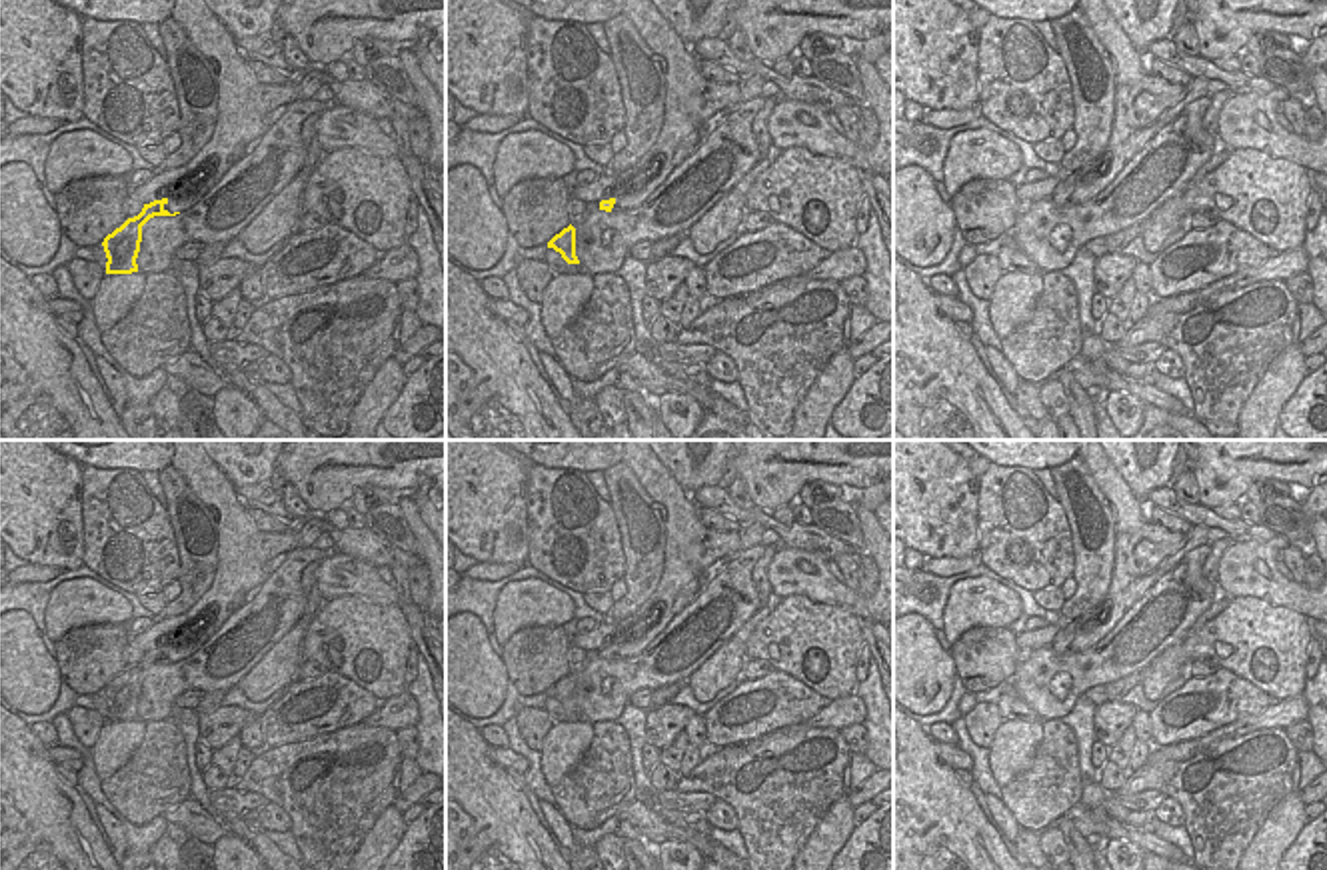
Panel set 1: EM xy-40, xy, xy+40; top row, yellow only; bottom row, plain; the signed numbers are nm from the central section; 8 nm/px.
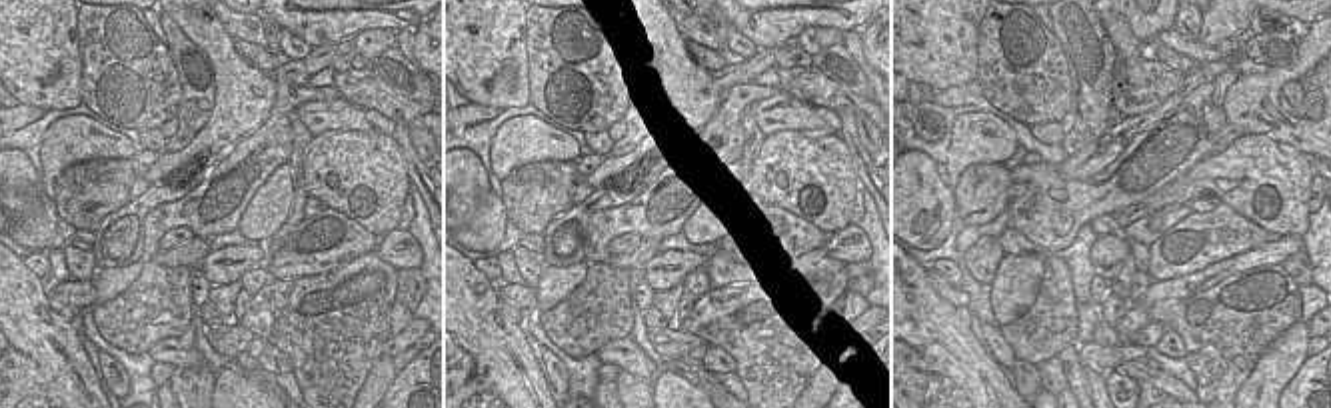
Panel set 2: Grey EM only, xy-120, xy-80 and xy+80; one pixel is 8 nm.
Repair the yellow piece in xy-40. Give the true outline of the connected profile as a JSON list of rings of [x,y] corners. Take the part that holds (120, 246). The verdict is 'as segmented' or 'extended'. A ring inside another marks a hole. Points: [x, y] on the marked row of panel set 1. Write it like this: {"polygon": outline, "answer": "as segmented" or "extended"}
{"polygon": [[[204,162],[192,172],[184,174],[170,190],[162,190],[158,198],[144,204],[142,212],[128,218],[120,228],[108,234],[102,242],[106,252],[106,274],[138,272],[138,252],[142,242],[142,226],[154,216],[176,216],[192,208],[206,196],[226,174],[232,164],[214,162],[210,172],[204,172]]], "answer": "extended"}

